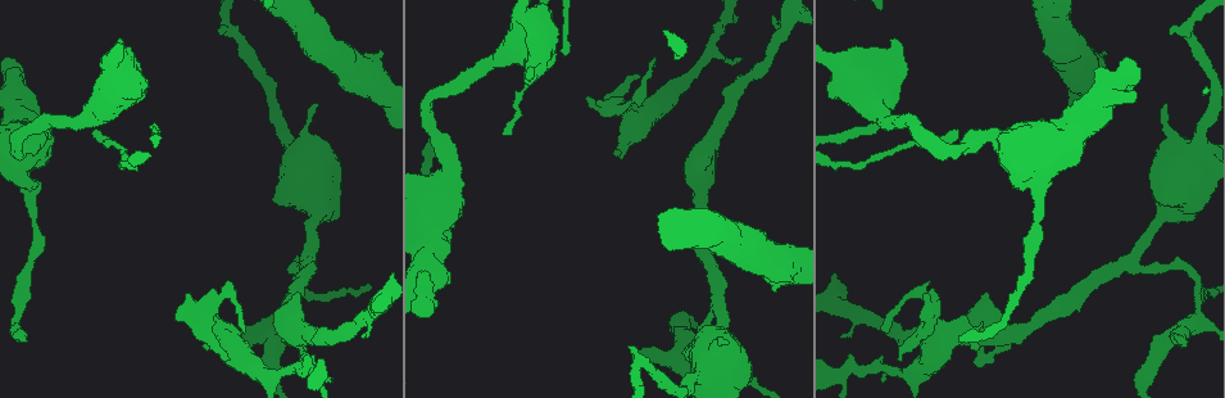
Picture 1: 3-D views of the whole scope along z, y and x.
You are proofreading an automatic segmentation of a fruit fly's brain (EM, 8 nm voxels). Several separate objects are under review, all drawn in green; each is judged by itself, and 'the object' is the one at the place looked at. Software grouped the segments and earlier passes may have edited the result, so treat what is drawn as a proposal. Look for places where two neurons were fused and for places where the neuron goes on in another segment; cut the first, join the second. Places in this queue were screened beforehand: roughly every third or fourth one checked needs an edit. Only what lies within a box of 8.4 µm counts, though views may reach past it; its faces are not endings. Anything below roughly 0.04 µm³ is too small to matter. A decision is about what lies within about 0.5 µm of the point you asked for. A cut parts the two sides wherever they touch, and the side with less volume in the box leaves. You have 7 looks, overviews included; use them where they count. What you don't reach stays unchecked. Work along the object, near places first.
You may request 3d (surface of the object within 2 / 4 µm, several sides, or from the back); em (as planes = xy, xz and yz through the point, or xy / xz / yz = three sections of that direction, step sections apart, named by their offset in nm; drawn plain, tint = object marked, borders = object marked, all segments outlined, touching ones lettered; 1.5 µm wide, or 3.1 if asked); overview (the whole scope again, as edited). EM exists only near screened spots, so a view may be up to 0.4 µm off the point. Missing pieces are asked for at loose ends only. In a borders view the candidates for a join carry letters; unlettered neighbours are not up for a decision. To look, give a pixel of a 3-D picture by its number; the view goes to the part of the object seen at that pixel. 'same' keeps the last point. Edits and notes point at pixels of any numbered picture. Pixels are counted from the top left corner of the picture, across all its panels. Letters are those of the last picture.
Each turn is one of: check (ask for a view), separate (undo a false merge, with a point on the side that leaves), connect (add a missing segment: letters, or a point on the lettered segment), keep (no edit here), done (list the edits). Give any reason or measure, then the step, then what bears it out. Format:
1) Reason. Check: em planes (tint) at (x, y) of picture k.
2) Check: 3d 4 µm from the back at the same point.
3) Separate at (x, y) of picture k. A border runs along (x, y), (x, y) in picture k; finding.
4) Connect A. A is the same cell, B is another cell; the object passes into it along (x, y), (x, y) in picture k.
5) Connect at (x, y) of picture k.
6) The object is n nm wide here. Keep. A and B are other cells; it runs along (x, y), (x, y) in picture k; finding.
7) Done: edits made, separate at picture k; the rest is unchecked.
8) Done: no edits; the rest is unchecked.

Check: em planes (borders) at (227, 359) of picture 1.

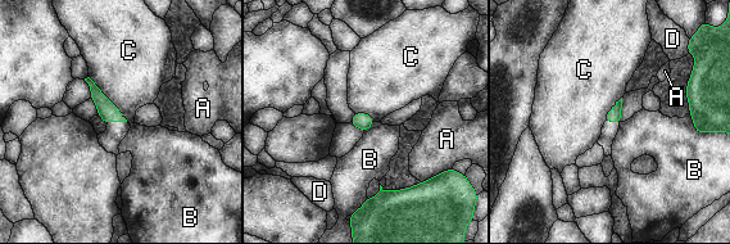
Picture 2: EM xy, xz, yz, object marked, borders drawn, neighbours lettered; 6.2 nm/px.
Keep. A, B, C and D are other cells; a border runs along (89, 76), (127, 121) in picture 2; none of them fits.

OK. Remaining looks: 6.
Check: em planes (borders) at (844, 373) of picture 1.

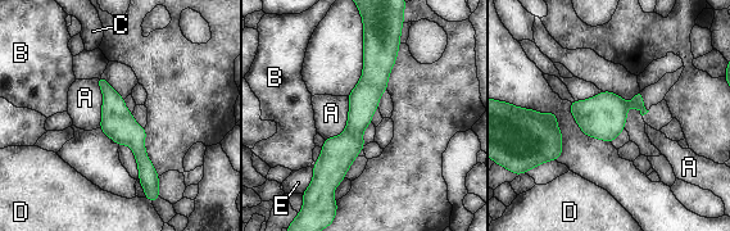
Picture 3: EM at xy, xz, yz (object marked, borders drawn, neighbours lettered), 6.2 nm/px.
The longest contact is with A, 320 nm. Keep. A, B, C, D and E are other cells; it runs along (376, 40), (375, 78), (331, 184) in picture 3; one neuron here.

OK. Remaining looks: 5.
Thin neck. Check: 3d 2 µm at (1037, 223) of picture 1.

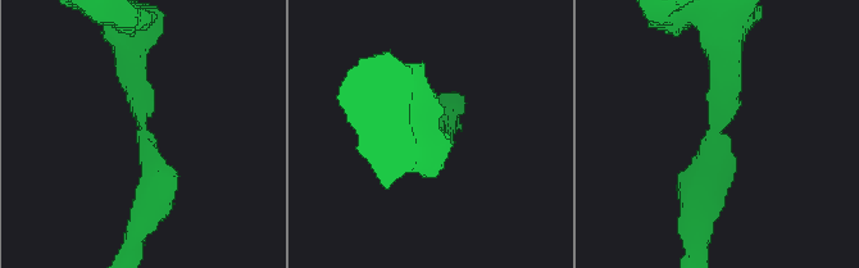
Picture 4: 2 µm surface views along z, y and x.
Now the EM. Check: em yz step 4 (plain) at (145, 126) of picture 4.

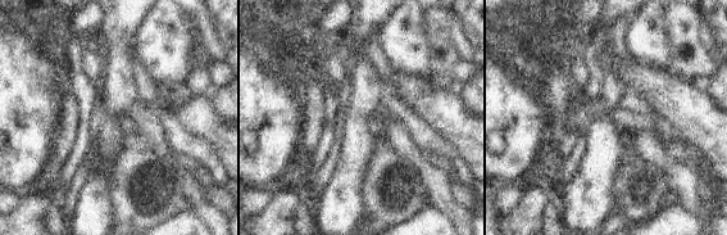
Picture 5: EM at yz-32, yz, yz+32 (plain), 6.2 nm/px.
See the neighbours. Check: em yz step 4 (borders) at the same point.

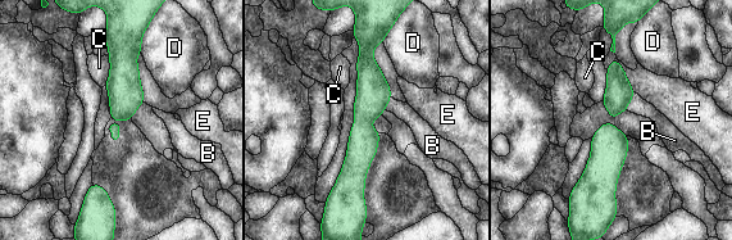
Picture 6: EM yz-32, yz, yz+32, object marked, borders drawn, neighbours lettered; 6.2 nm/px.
The object is 200 nm wide here; the longest contact is with E, 260 nm. Keep. B, C, D and E are other cells; continuous, no second neuron.

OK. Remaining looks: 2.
Done: no edits; the rest is unchecked.

